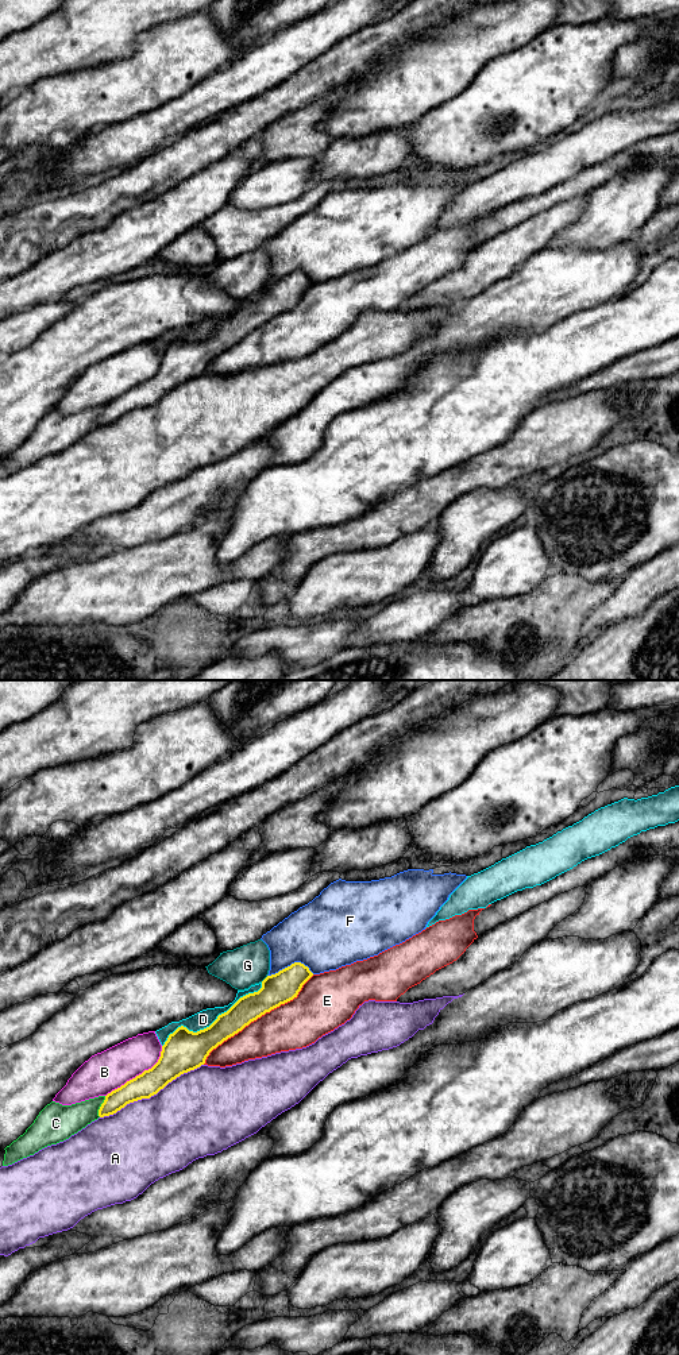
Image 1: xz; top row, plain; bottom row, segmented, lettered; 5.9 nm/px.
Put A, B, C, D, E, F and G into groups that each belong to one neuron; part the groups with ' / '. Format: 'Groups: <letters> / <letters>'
Groups: A / B / C / D / E / F / G

